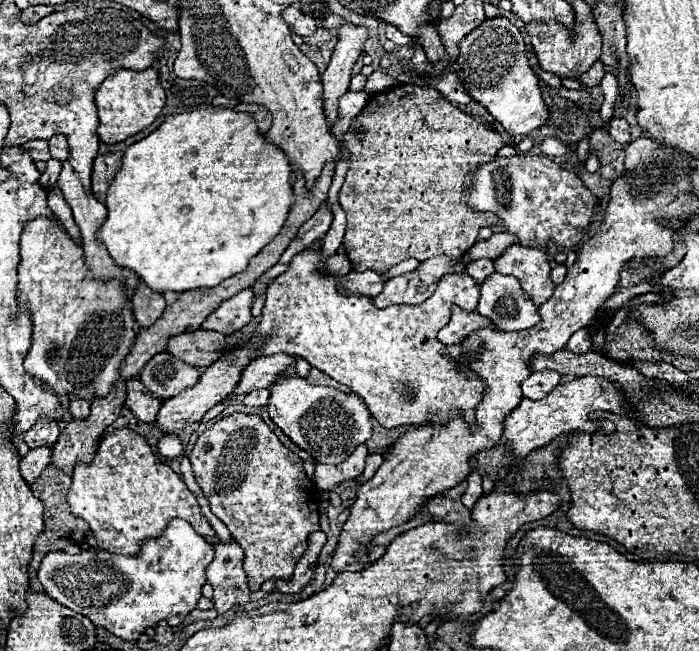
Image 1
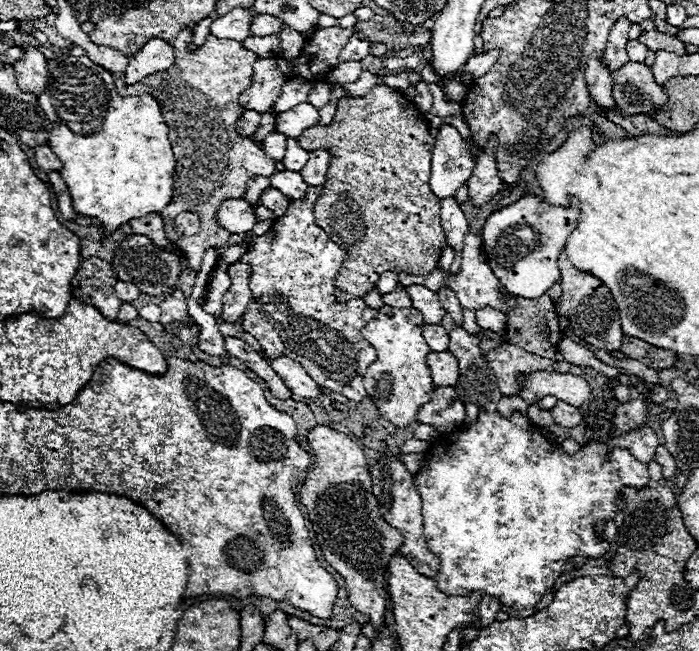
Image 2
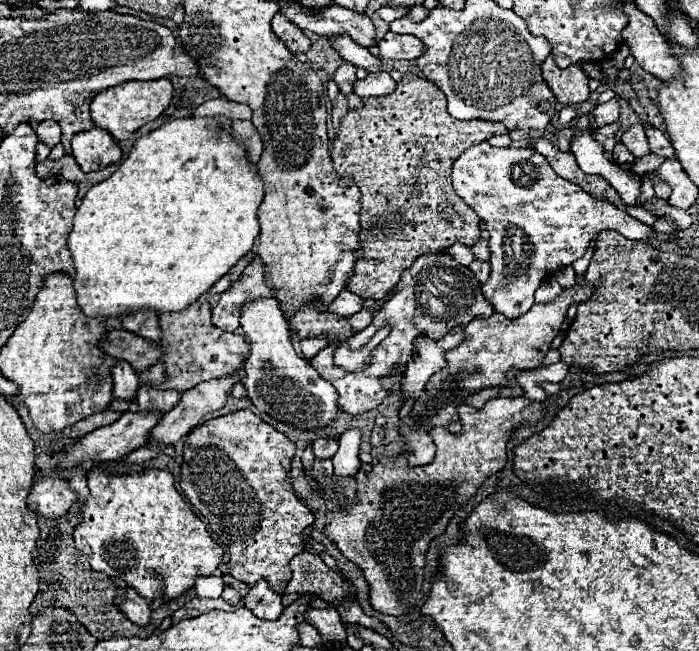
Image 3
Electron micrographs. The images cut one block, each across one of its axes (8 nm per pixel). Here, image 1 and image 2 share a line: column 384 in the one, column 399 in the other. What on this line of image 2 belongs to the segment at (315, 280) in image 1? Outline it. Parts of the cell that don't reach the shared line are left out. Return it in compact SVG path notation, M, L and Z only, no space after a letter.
M380 308L378 316L366 324L362 336L376 348L376 362L364 376L364 388L374 400L378 412L398 428L416 422L416 412L432 398L434 382L426 356L430 352L422 338L422 314L416 308Z

